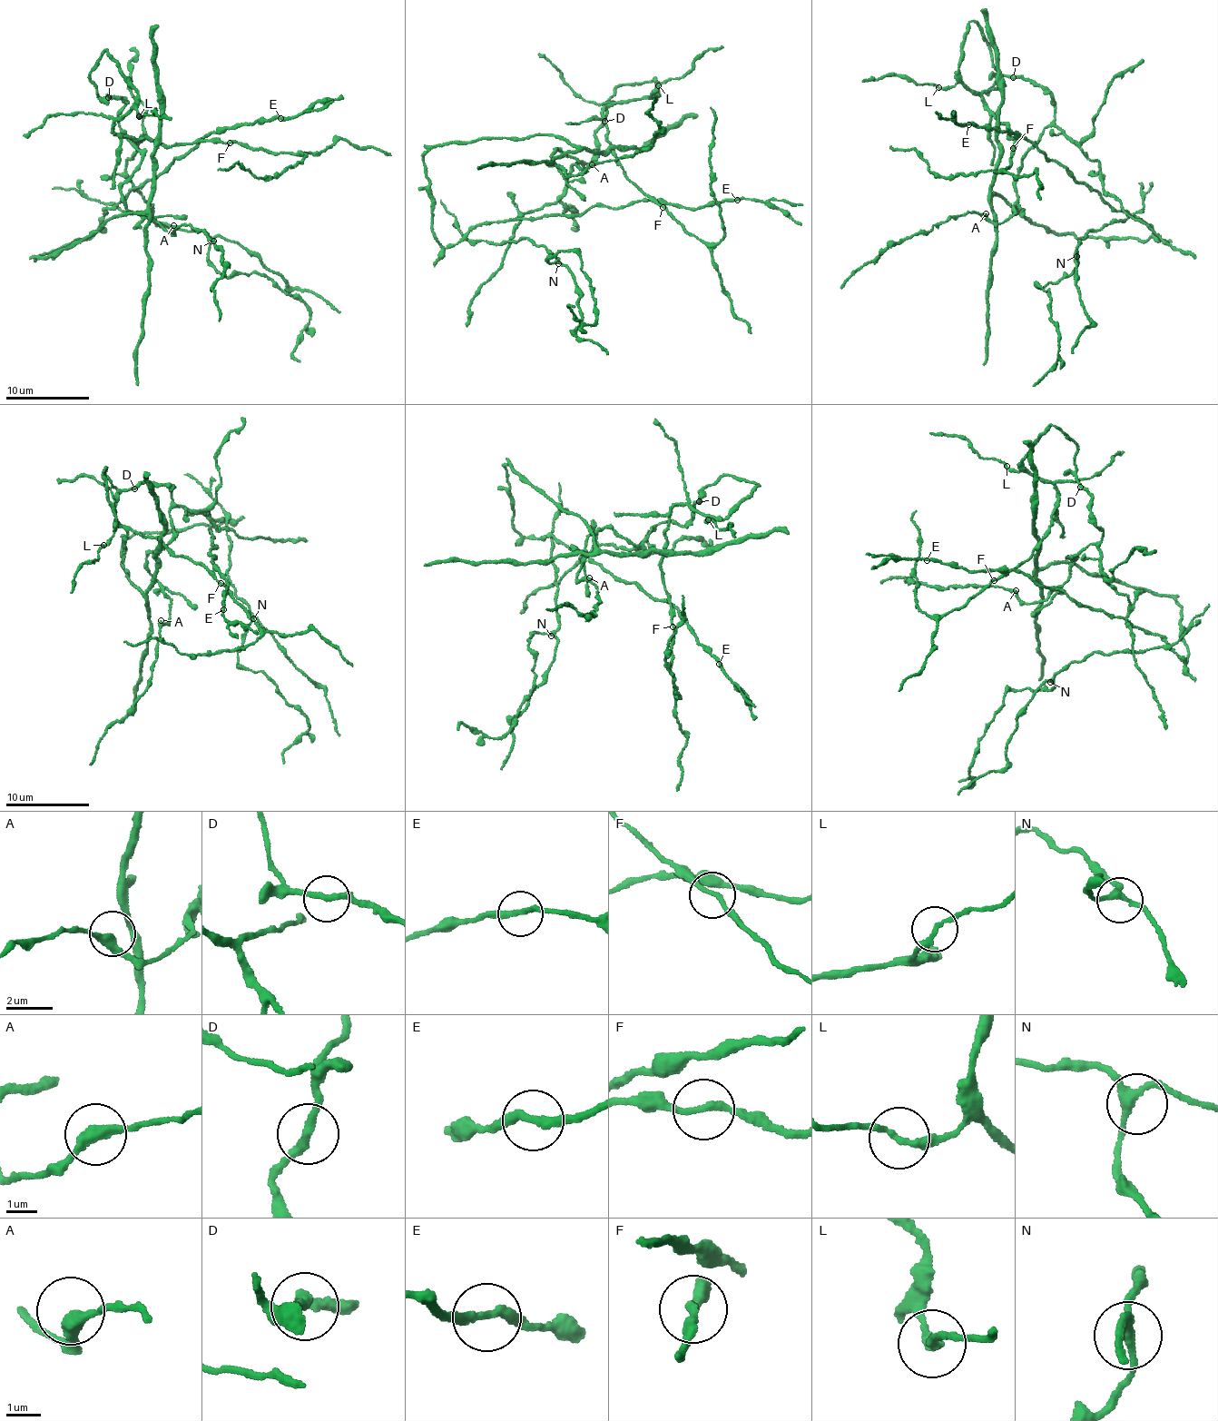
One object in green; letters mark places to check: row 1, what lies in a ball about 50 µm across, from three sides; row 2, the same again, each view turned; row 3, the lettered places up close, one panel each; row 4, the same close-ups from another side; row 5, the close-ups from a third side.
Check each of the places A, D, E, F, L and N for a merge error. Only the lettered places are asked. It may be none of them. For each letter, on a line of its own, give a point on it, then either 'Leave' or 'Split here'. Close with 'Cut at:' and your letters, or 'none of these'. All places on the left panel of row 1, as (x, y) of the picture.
A: Place: (173, 225). Leave
D: Place: (108, 97). Leave
E: Place: (280, 118). Leave
F: Place: (230, 143). Leave
L: Place: (139, 116). Leave
N: Place: (213, 241). Leave
Cut at: none of these

